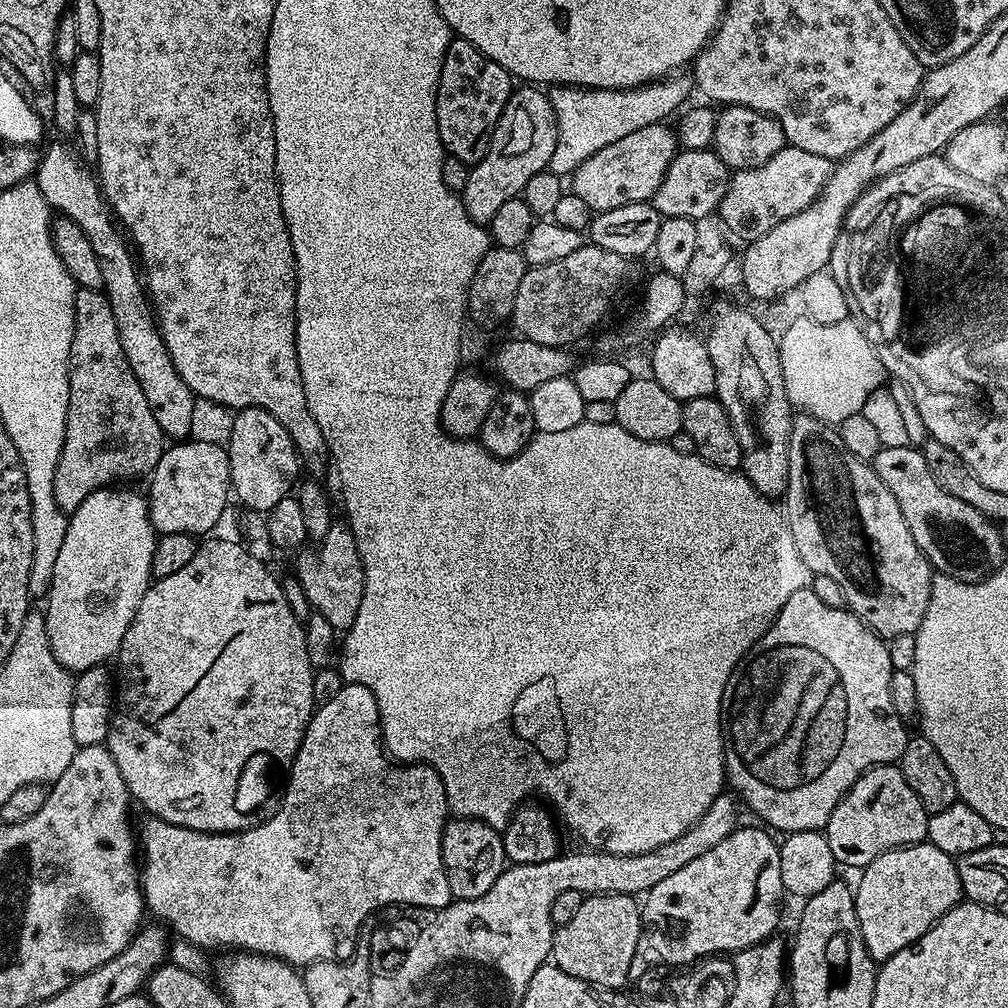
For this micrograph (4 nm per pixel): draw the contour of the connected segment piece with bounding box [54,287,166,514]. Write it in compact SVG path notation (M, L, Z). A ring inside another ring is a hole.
M77 287L74 298L74 338L70 342L70 358L68 359L68 381L70 382L70 402L66 414L66 434L62 454L58 458L58 468L54 470L54 502L58 502L60 509L66 514L71 514L82 506L90 494L94 494L99 488L109 487L113 482L128 482L135 476L150 474L158 466L158 458L162 458L166 447L164 431L154 422L154 414L150 414L150 406L146 403L146 394L142 394L142 386L138 386L138 378L134 378L134 370L130 370L130 362L126 362L126 354L122 354L122 342L118 342L118 325L114 323L114 313L110 310L110 302L101 290Z

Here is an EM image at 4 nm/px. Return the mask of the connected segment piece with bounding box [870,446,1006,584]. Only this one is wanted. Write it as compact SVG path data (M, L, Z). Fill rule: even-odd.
M881 447L870 463L878 478L882 478L886 490L894 494L894 502L898 502L898 510L902 510L902 518L906 518L914 542L918 542L922 554L939 575L974 584L984 579L987 564L1005 563L1006 545L1000 537L999 527L973 506L940 489L919 447Z

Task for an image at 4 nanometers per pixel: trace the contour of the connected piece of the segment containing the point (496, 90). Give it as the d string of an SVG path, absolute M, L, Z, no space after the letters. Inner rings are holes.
M459 38L453 39L446 50L446 58L442 62L442 74L436 83L436 117L438 118L438 138L442 138L445 153L454 158L462 158L469 166L477 164L488 153L488 147L494 134L494 126L498 126L498 118L502 118L502 110L514 91L513 77L498 62L486 58L482 50L478 50L470 42Z

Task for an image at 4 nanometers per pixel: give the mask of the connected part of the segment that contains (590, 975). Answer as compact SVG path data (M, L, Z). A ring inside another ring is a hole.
M609 892L585 895L574 918L553 931L551 963L600 988L623 989L630 980L630 966L638 960L640 910L634 896Z

